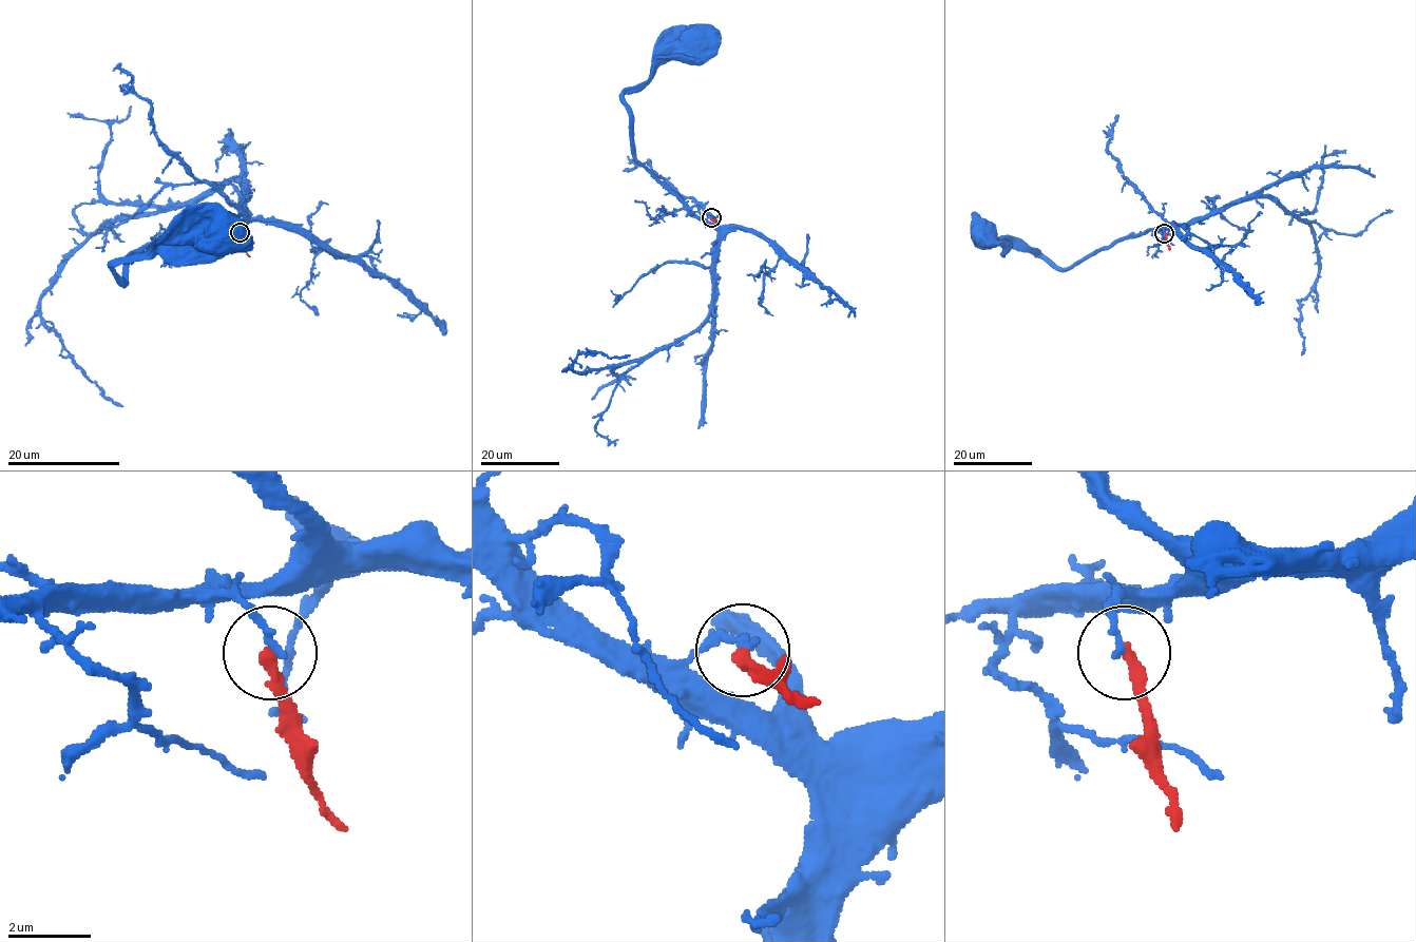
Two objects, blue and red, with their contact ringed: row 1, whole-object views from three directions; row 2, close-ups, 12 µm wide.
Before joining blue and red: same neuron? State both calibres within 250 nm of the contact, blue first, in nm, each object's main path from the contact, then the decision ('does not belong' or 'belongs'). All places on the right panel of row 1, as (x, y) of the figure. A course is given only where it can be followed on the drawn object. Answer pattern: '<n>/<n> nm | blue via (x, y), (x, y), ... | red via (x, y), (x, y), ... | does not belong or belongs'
170/320 nm | blue via (1164, 233), (1165, 228), (1152, 228), (1130, 234), (1066, 268), (1054, 267), (1013, 238), (983, 235) | red via (1164, 233), (1169, 249) | does not belong

